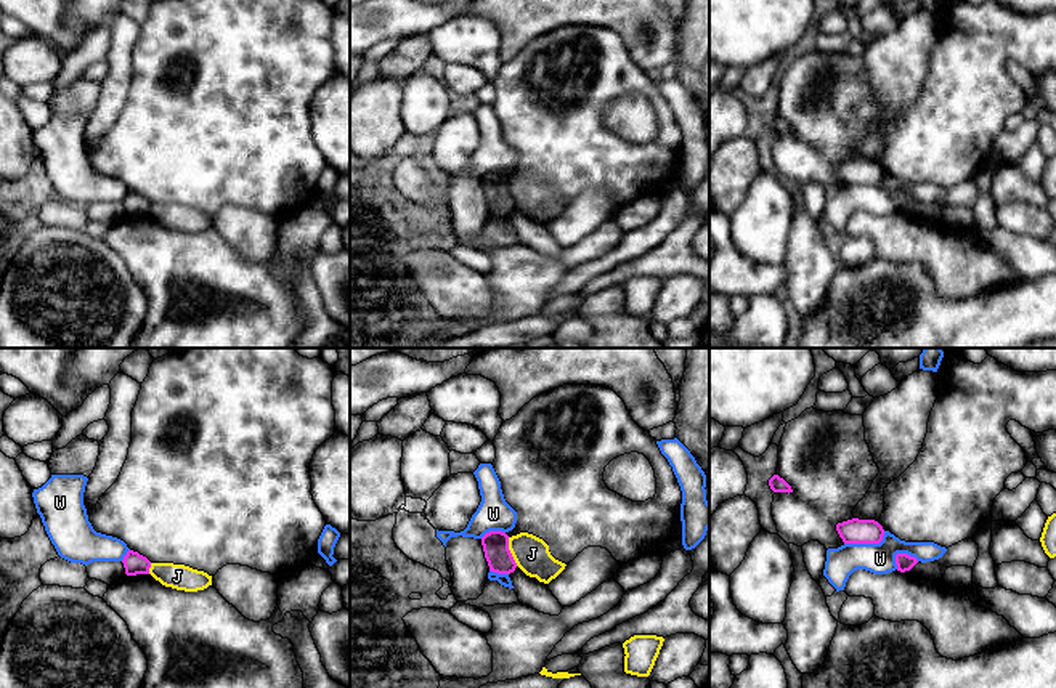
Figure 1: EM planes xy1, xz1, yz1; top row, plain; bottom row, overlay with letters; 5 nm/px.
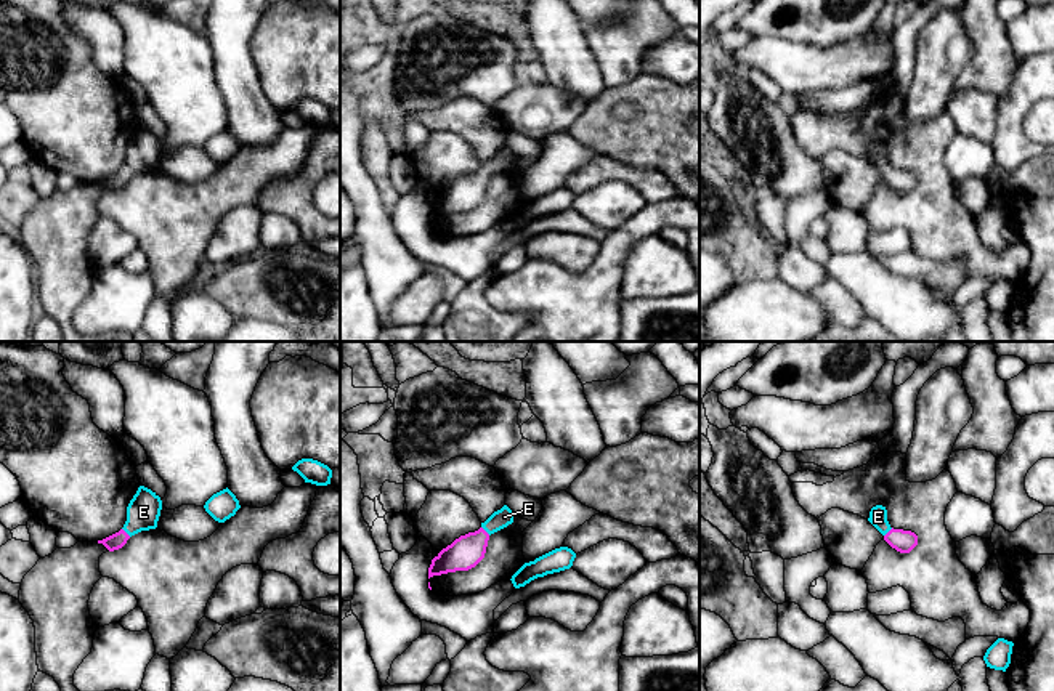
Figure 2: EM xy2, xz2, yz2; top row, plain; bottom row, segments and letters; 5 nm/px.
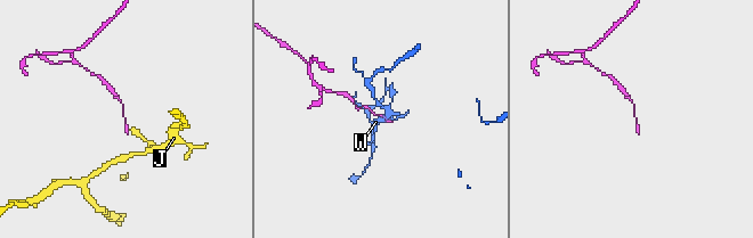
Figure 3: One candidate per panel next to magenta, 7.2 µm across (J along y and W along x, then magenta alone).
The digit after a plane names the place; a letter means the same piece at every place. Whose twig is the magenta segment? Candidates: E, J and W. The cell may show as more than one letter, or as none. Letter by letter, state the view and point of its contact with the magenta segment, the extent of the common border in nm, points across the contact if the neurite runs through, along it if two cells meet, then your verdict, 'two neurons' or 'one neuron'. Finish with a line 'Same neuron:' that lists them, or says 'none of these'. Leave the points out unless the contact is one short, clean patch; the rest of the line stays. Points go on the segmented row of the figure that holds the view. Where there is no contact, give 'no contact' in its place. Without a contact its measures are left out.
E: meets magenta in xy2 at (125, 533); contact 60 nm long; runs through xy2 (119, 539), (125, 533), (143, 512); one neuron
J: meets magenta in xz1 at (509, 552); contact 150 nm long; border along xz1 (507, 538), (507, 547), (517, 565); two neurons
W: meets magenta in yz1 at (867, 542); contact 220 nm long; two neurons
Same neuron: E

